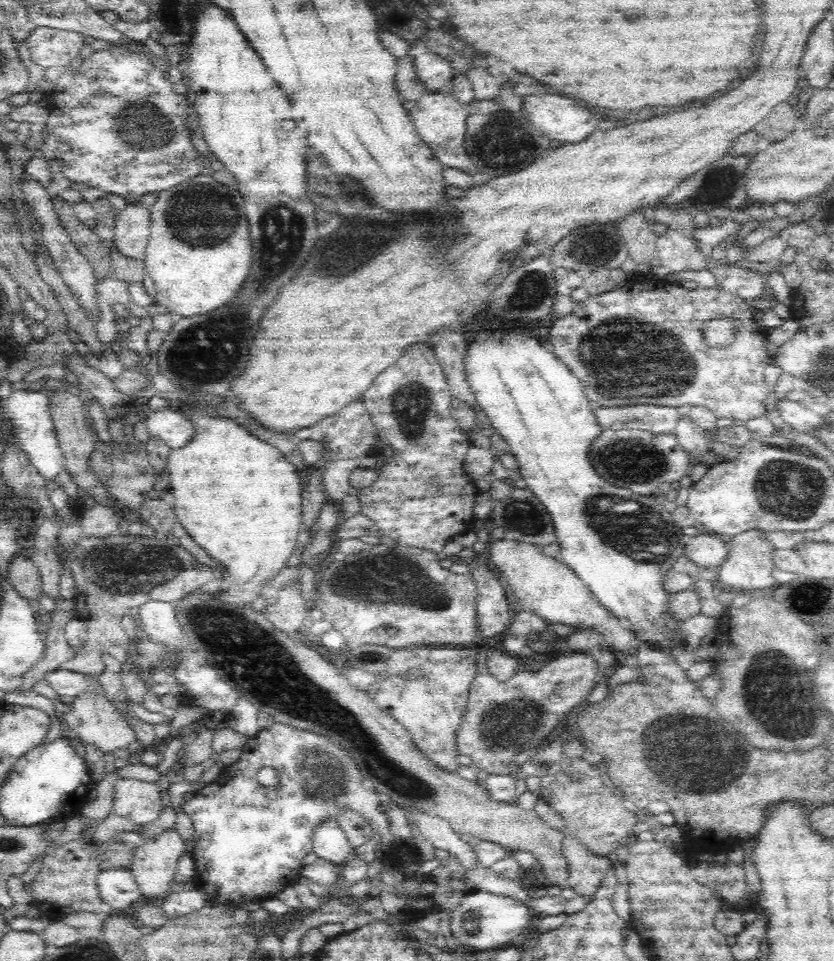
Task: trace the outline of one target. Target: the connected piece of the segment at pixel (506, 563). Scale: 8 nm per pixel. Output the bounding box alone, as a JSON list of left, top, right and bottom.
[484,538,639,656]

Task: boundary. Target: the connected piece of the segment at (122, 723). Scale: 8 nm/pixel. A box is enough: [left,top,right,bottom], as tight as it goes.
[61,693,136,756]

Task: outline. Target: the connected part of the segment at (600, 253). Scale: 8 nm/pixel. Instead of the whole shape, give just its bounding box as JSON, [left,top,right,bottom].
[549,224,628,280]

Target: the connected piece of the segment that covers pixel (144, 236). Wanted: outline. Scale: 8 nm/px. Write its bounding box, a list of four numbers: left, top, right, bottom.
[113,205,150,262]

